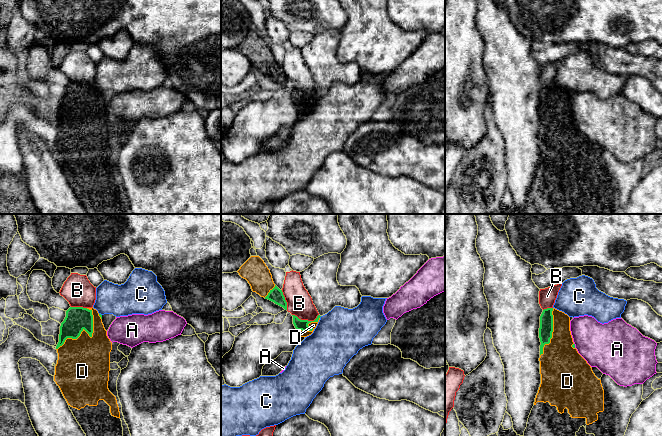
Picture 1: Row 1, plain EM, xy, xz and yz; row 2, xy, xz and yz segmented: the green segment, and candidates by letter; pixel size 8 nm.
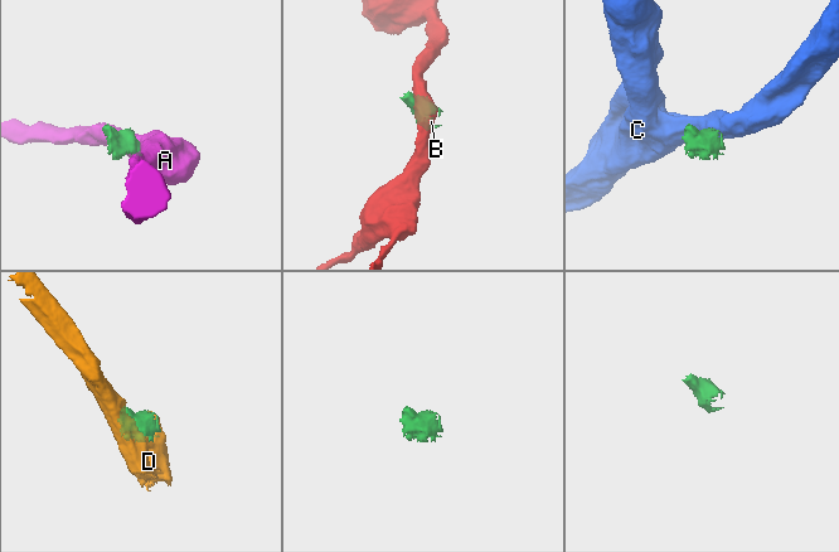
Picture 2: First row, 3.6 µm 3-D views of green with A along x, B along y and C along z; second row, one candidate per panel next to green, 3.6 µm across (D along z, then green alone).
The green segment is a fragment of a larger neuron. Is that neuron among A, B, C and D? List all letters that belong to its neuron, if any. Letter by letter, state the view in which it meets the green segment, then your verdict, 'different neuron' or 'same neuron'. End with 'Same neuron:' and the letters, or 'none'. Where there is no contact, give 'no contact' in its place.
A: contact in yz; different neuron
B: contact in xz; different neuron
C: contact in xy; different neuron
D: contact in xy; same neuron
Same neuron: D

